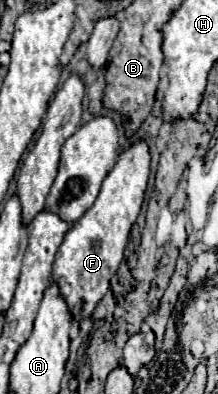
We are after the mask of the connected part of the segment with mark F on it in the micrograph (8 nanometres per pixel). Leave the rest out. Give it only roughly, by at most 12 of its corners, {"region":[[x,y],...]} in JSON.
{"region":[[145,139],[121,151],[95,205],[57,251],[53,279],[77,319],[123,261],[143,203]]}

